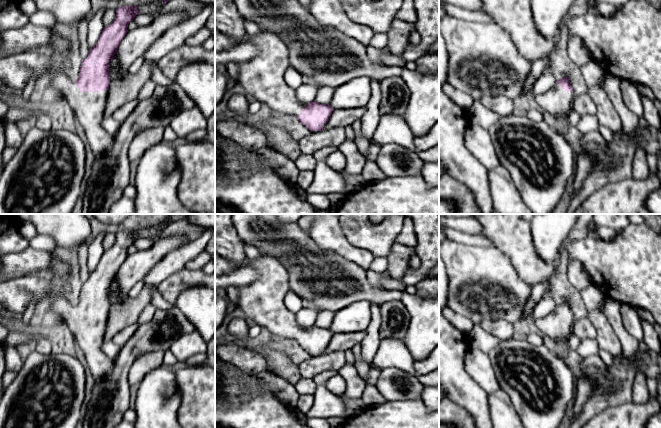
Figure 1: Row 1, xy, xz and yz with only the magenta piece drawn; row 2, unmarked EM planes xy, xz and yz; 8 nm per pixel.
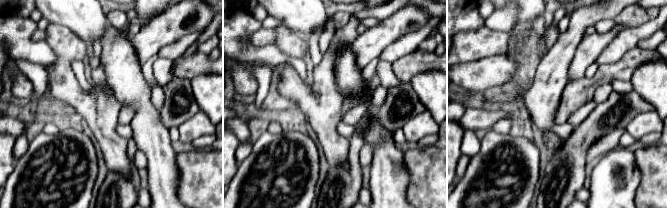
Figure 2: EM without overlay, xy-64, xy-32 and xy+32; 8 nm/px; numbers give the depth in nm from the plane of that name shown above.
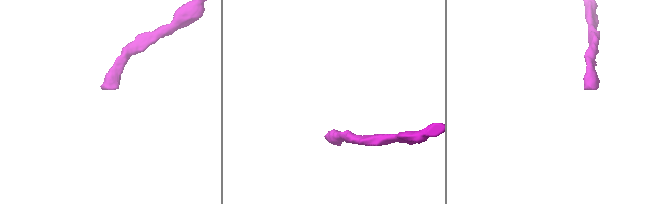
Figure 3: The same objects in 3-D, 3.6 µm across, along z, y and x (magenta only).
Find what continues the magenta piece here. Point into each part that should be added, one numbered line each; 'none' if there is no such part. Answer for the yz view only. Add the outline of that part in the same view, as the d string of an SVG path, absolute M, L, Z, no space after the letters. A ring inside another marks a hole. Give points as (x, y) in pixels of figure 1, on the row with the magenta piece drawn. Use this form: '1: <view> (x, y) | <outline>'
1: yz (557, 102) | M556 82L546 93L531 99L531 103L547 112L558 124L562 124L572 111L573 92L567 92Z

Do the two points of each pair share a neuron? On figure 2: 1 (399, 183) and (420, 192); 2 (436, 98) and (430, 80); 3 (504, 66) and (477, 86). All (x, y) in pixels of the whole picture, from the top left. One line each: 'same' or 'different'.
1: different
2: same
3: same

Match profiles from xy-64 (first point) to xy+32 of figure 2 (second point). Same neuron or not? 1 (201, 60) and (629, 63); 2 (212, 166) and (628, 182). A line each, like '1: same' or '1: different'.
1: same
2: different

